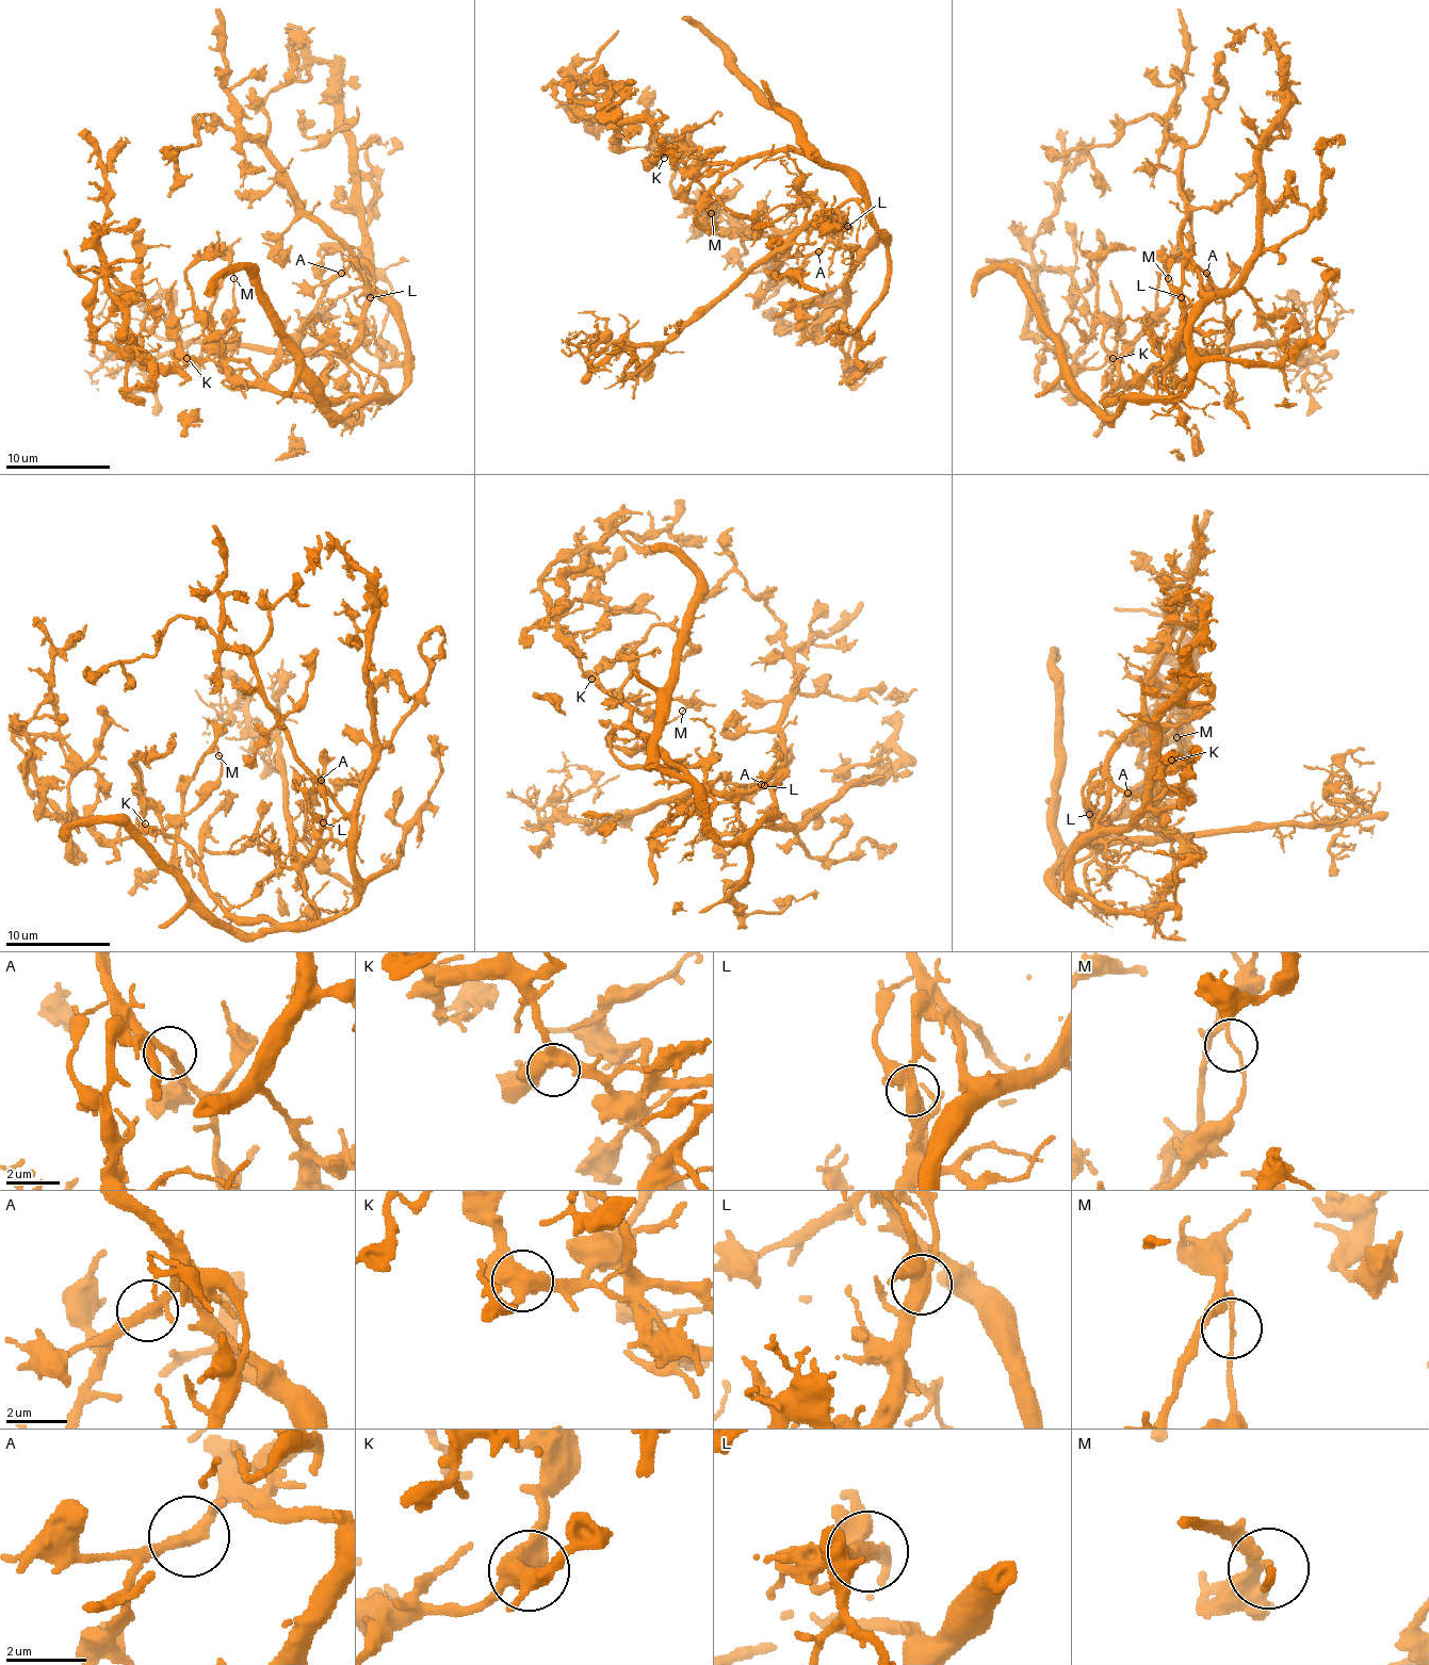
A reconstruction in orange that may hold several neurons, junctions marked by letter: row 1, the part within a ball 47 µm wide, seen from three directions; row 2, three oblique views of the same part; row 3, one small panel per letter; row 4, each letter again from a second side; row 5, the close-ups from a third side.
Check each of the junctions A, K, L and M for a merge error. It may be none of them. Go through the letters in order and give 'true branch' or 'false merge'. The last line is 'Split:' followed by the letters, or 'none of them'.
A: true branch
K: true branch
L: false merge
M: false merge
Split: L, M

